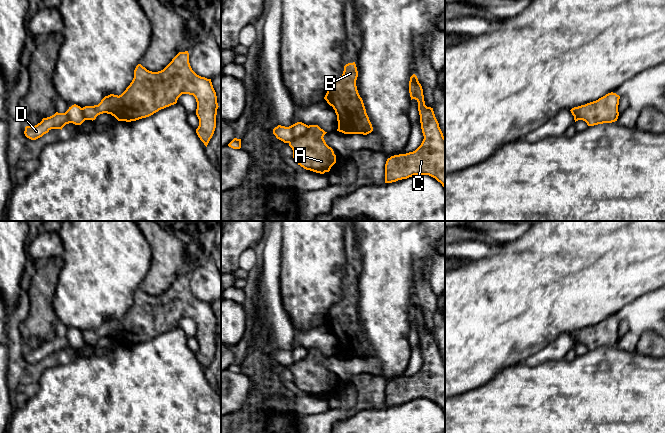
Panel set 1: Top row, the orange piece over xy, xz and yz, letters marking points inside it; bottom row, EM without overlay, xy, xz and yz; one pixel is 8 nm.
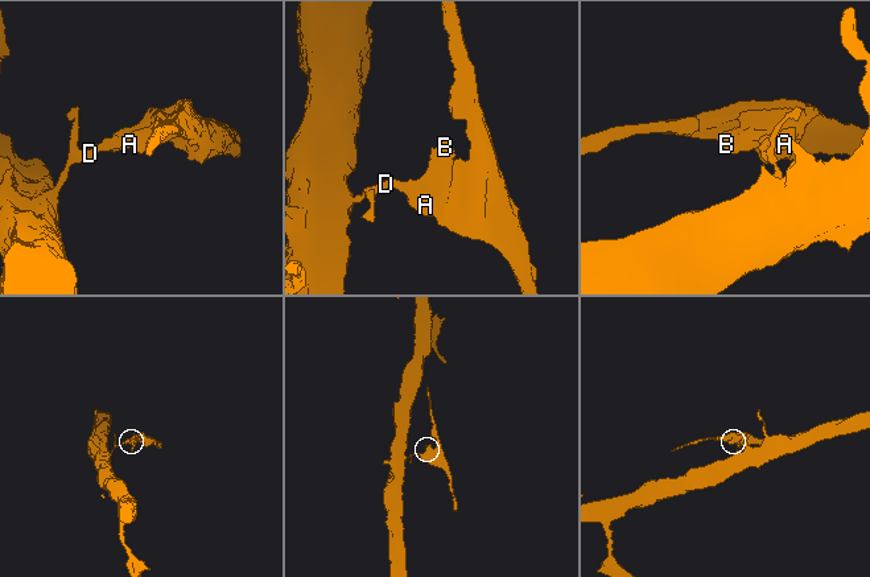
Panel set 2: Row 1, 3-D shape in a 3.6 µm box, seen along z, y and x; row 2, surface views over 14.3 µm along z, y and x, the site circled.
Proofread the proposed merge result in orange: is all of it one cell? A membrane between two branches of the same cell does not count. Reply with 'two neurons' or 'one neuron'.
two neurons

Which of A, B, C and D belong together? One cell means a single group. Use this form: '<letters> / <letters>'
A B C / D

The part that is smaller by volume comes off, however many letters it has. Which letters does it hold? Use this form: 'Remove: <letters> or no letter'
Remove: A, B, C

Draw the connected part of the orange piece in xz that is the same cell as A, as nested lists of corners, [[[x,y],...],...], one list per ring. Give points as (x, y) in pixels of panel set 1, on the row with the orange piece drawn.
[[[309,125],[303,136],[289,142],[298,165],[320,174],[330,171],[336,163],[336,155],[323,138],[326,133],[318,125]]]

